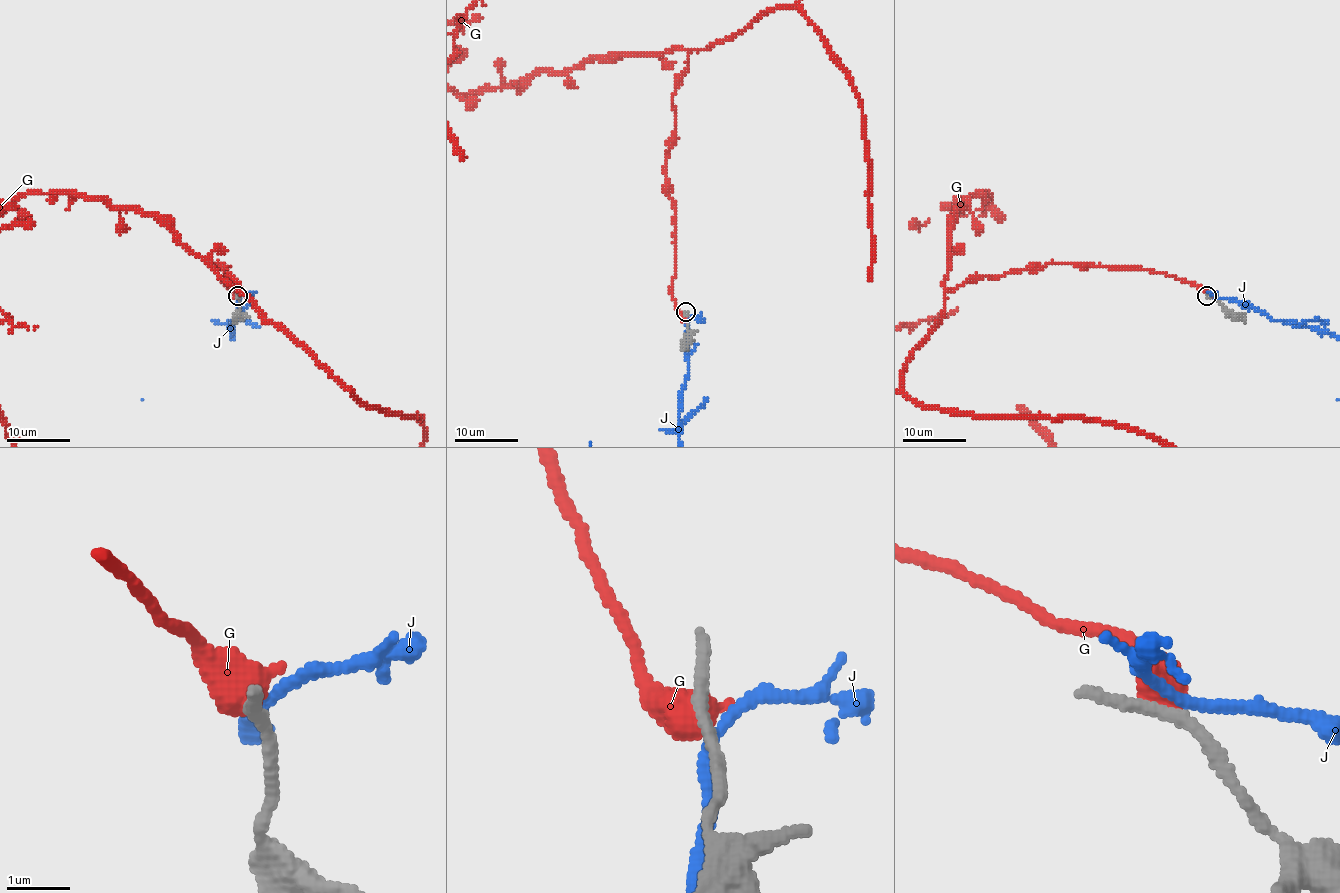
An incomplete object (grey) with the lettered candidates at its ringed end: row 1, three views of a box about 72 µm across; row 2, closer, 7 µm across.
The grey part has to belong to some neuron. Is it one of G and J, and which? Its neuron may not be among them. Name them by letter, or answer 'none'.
none

